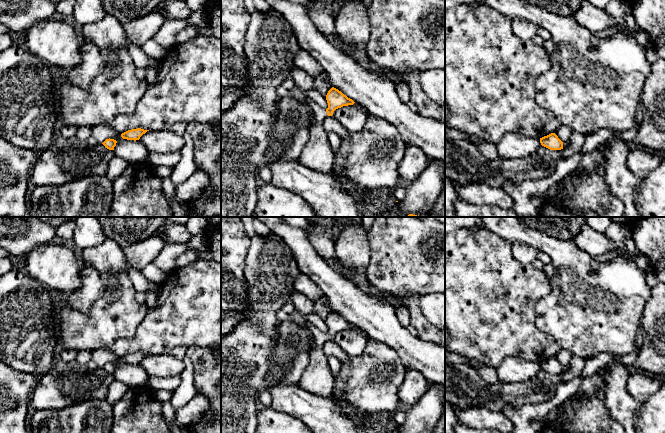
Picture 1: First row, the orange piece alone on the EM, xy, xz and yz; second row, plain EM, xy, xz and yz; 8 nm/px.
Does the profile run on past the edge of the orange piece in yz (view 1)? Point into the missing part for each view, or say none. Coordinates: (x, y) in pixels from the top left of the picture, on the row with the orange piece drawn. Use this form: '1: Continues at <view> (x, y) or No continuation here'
1: No continuation here

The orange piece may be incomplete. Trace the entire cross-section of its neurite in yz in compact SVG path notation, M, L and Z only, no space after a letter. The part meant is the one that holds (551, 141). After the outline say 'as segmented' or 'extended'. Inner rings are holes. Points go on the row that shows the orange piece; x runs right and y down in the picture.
M551 133L547 136L540 138L542 146L550 150L561 150L563 149L563 142L558 138L555 133Z | as segmented

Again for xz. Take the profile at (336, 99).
M334 87L328 91L326 100L328 103L326 110L318 106L313 106L316 120L309 128L309 140L298 161L313 171L332 174L335 153L329 144L328 132L324 126L324 120L326 117L332 116L336 109L353 105L355 102Z | extended

